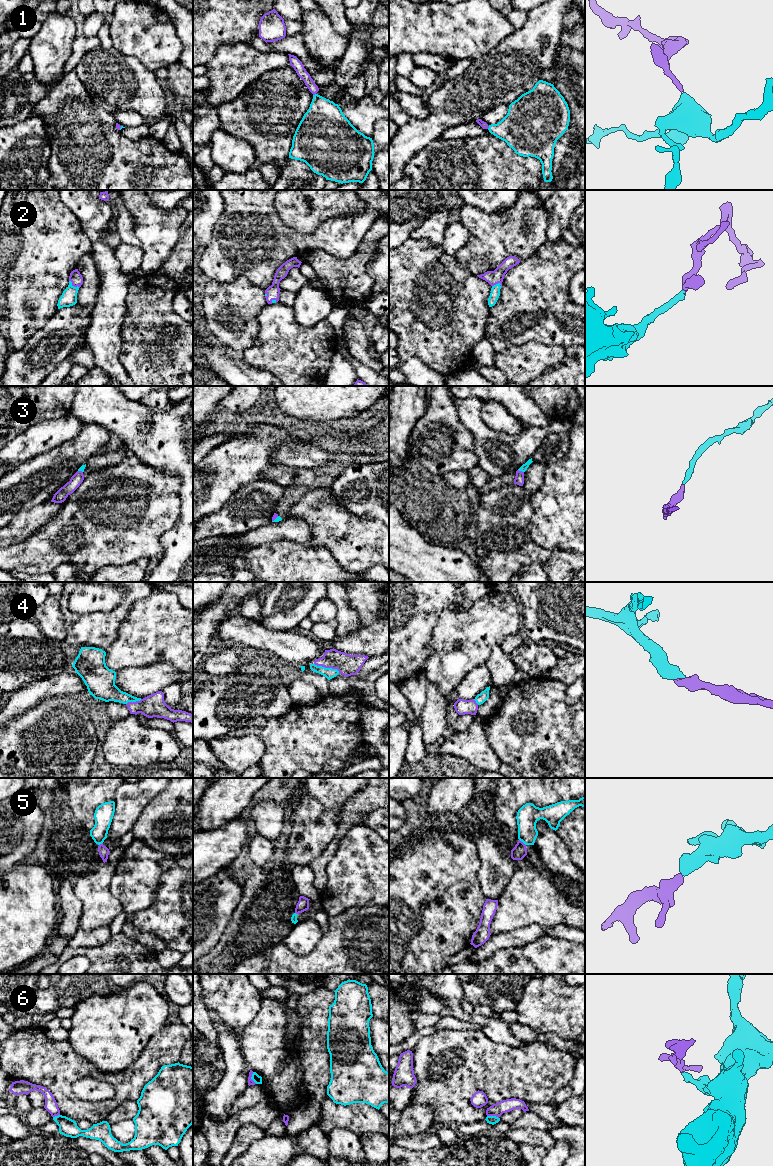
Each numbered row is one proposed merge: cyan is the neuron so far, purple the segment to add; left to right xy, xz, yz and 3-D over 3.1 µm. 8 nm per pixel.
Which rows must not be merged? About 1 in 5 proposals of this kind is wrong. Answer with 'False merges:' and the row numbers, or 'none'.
False merges: 6

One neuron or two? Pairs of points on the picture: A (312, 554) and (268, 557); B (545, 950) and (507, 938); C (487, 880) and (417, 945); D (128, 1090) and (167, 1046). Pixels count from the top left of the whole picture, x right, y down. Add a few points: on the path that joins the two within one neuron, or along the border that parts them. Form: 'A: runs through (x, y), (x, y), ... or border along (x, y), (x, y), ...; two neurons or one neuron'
A: runs through (301, 557), (279, 558); one neuron
B: border along (546, 934), (528, 943), (502, 949); two neurons
C: border along (479, 863), (477, 878), (480, 890), (486, 898); two neurons
D: runs through (134, 1079), (156, 1057); one neuron

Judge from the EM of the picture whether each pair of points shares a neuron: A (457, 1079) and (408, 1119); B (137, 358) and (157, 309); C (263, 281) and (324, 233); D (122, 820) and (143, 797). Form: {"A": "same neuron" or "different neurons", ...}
{"A": "same neuron", "B": "same neuron", "C": "same neuron", "D": "same neuron"}

